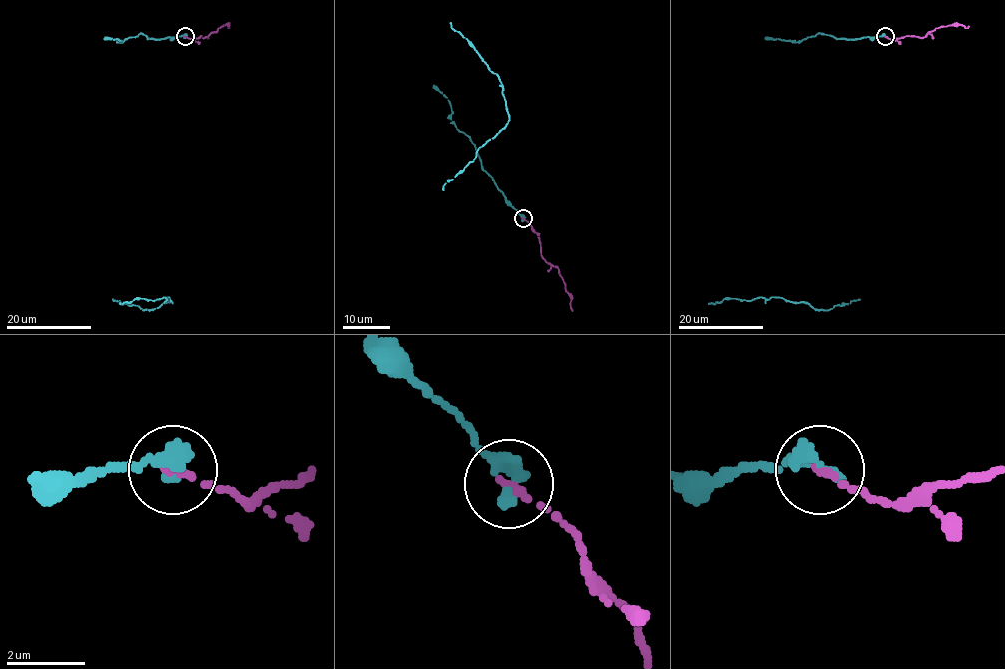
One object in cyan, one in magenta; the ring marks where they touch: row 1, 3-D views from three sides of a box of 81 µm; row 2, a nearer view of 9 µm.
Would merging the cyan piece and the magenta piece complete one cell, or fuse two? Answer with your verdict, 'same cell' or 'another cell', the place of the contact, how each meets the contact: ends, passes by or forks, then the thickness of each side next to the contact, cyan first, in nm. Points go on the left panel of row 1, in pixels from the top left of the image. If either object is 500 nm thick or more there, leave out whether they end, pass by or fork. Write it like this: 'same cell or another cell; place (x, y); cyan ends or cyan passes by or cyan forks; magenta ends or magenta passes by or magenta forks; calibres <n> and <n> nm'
same cell; place (185, 36); cyan ends; magenta ends; calibres 400 and 200 nm

